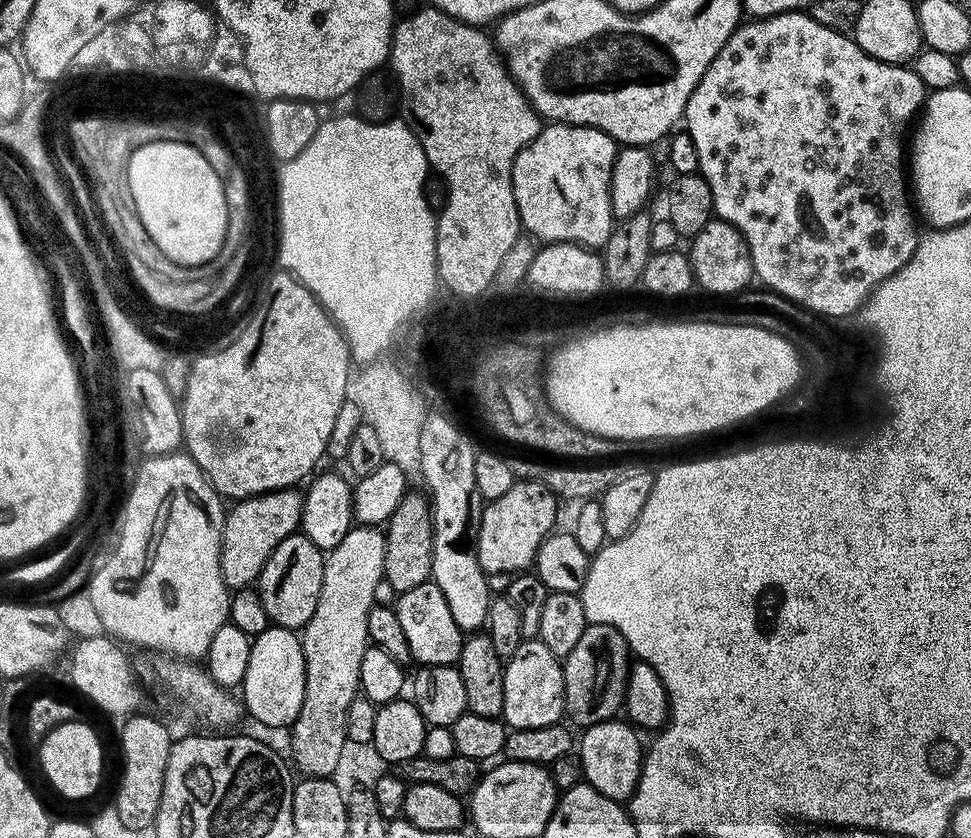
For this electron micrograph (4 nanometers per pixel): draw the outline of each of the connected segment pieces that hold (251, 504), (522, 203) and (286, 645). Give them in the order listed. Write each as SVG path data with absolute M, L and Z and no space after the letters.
M284 488L280 492L264 492L260 496L248 496L245 500L235 501L227 509L222 530L222 578L230 590L251 588L257 583L264 563L268 556L283 539L295 533L301 527L300 518L303 514L304 497L296 488Z
M555 122L541 127L536 137L512 158L510 179L523 231L544 244L580 244L589 250L603 249L614 227L610 206L610 178L617 151L616 141L597 128Z
M269 626L252 640L250 666L246 666L246 678L242 685L243 707L260 724L268 728L287 729L302 710L302 698L306 690L304 655L299 635L291 628Z

